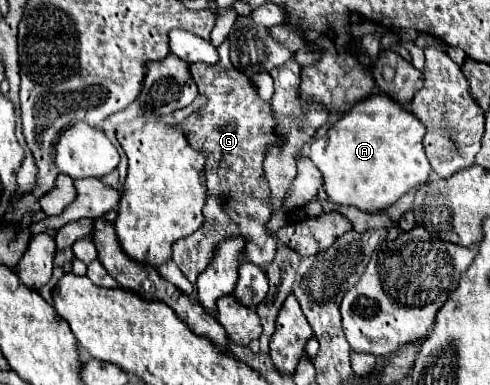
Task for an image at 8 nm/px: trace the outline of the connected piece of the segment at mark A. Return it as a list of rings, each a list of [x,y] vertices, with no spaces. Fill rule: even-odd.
[[[380,92],[360,100],[326,130],[326,136],[315,137],[309,156],[322,172],[332,202],[356,206],[362,212],[380,212],[428,180],[430,164],[422,146],[424,132],[424,124],[412,112]]]

